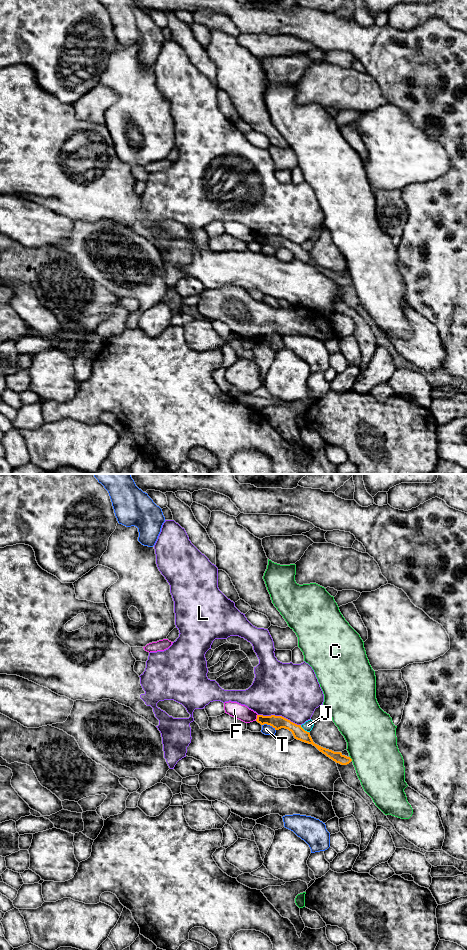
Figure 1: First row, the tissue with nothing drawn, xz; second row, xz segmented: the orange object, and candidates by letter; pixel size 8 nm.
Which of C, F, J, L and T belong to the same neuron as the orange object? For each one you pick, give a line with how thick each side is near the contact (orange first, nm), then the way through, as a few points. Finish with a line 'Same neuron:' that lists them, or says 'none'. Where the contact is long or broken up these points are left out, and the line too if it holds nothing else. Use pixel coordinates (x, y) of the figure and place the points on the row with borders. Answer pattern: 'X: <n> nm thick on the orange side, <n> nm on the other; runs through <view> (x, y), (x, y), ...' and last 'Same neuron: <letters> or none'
Same neuron: none

